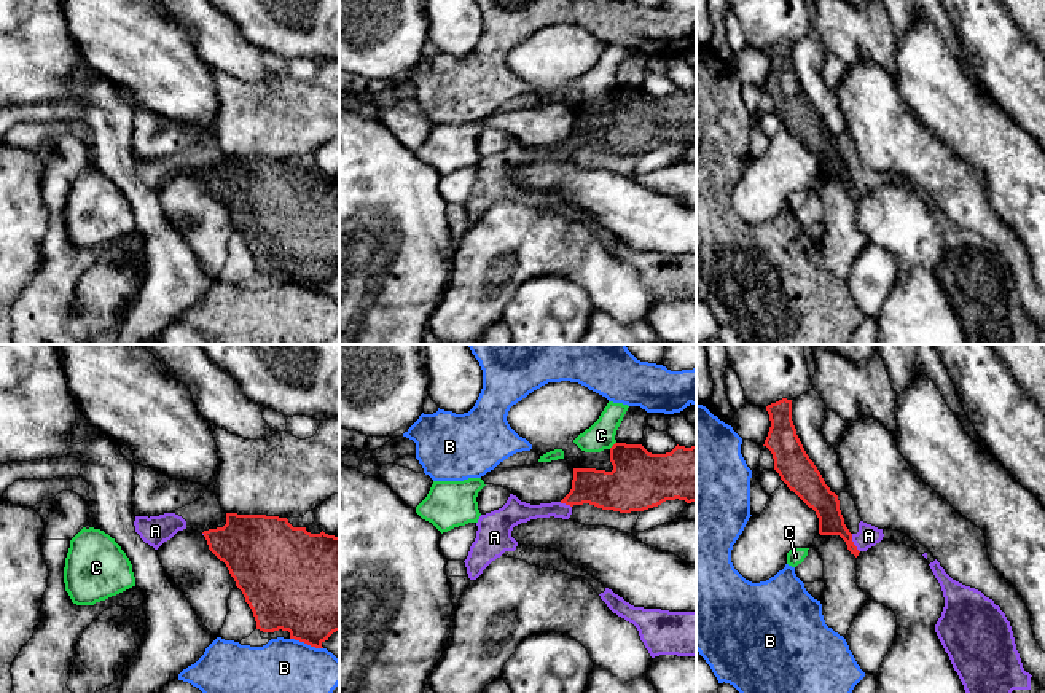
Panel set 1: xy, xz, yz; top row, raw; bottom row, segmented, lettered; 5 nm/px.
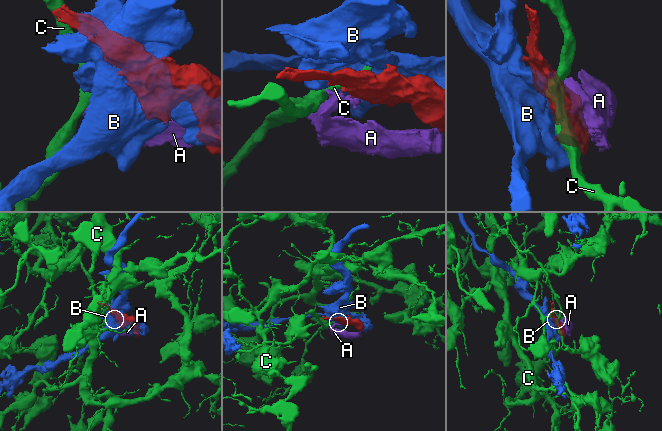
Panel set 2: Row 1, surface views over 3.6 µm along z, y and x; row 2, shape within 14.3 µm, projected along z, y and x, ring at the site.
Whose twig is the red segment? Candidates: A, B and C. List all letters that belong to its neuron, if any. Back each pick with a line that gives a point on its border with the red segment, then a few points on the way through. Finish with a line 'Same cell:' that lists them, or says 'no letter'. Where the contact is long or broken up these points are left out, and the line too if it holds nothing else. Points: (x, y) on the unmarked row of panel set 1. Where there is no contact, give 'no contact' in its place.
A: contact yz (853, 187)
Same cell: A

